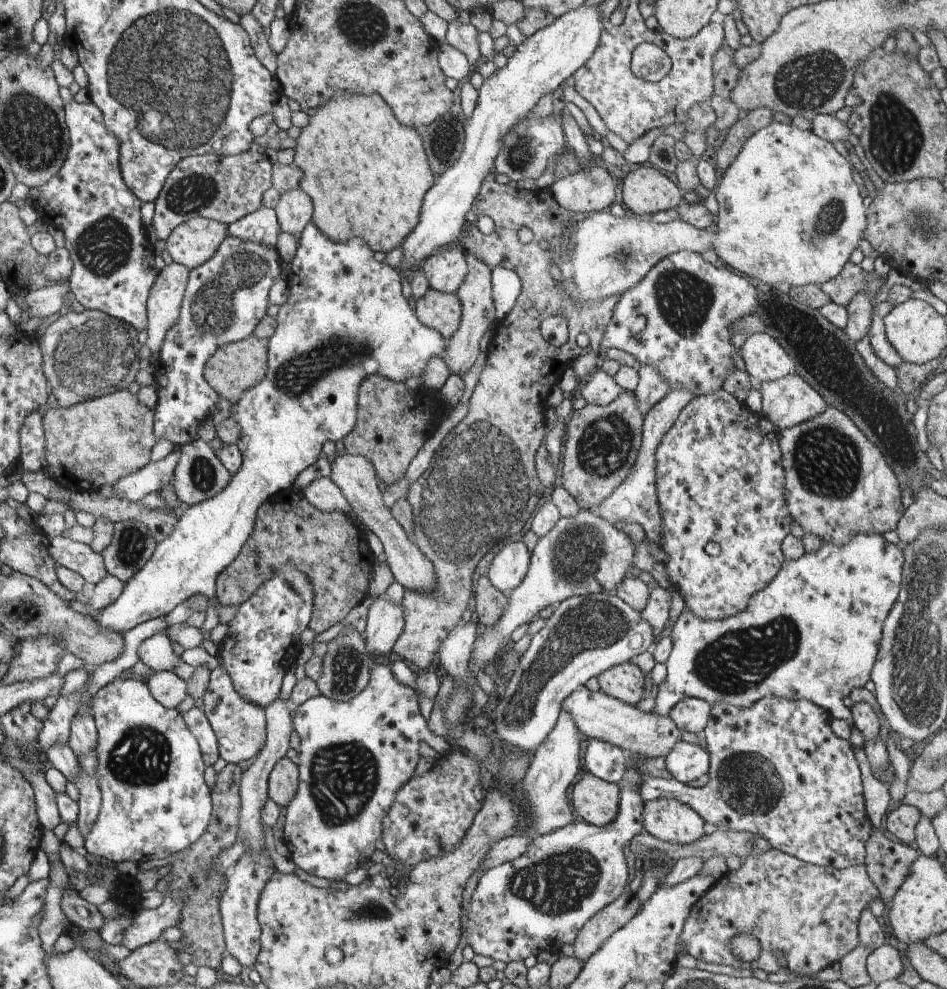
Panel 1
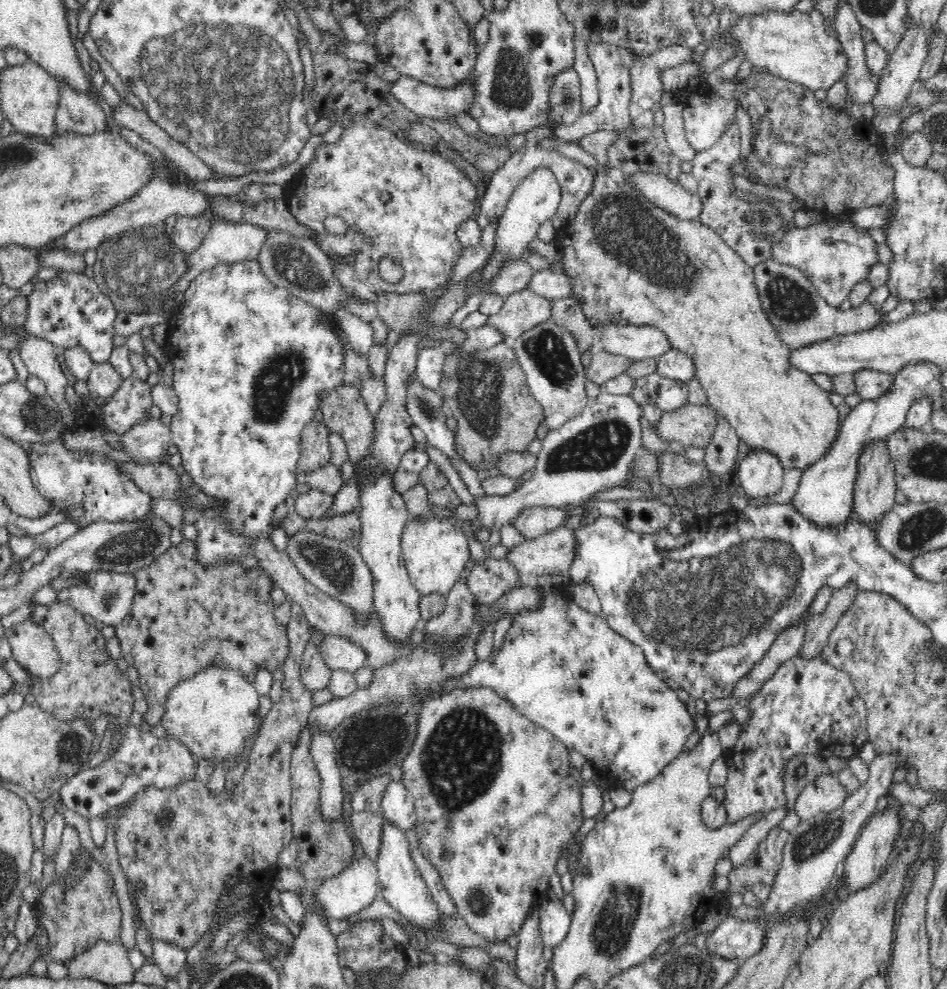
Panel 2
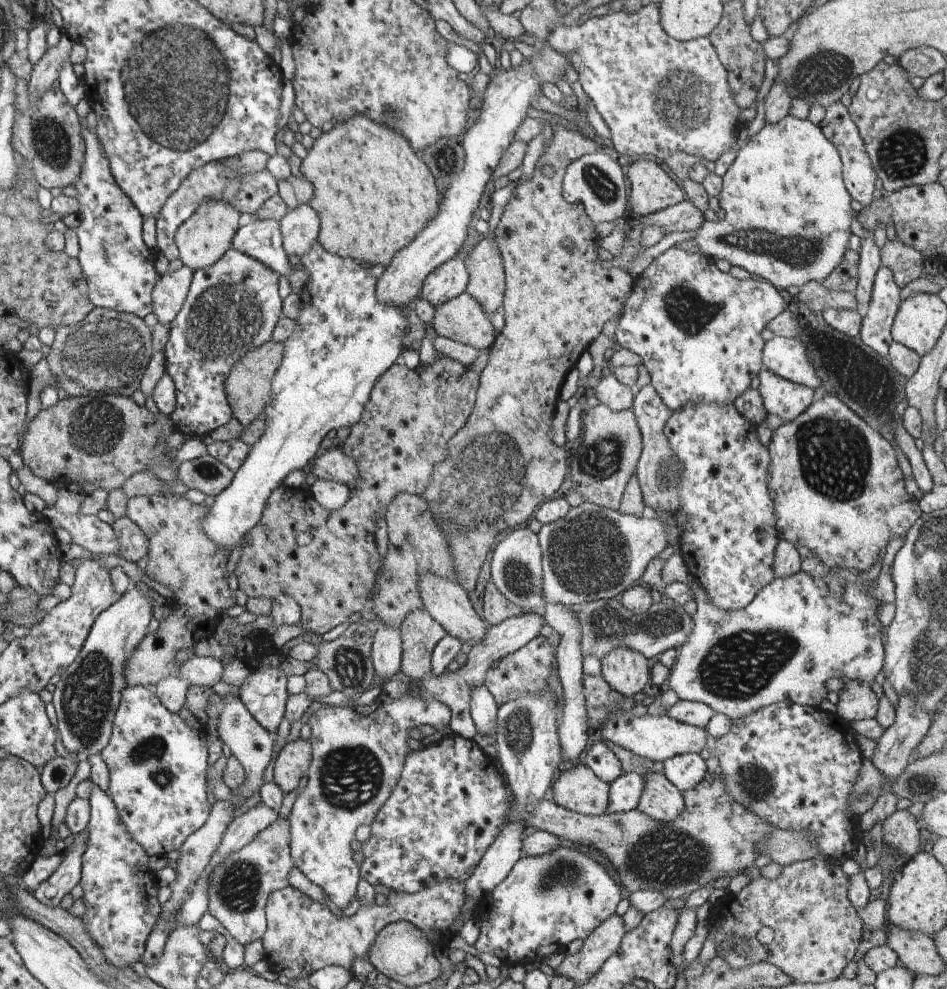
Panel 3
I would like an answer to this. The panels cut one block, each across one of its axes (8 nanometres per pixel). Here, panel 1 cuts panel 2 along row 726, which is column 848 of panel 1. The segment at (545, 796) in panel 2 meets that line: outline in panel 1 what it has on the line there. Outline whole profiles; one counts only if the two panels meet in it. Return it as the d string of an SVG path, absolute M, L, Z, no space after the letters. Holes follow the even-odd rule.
M827 406L824 412L811 419L784 429L781 447L789 513L794 521L801 524L805 533L816 535L827 543L845 545L848 536L858 533L883 535L886 531L897 529L898 521L905 513L901 498L902 486L882 451L862 434L844 412L834 406Z

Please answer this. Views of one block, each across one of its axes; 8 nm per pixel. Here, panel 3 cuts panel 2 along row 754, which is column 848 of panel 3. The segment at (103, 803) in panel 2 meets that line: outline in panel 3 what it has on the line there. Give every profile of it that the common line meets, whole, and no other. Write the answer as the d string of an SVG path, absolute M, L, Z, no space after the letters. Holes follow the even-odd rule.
M840 100L826 105L824 118L819 122L824 136L837 148L843 162L843 183L850 196L868 206L868 202L874 200L872 194L876 190L877 174L872 166L872 161L867 154L866 145L860 136L858 127L850 116L849 109L842 105Z

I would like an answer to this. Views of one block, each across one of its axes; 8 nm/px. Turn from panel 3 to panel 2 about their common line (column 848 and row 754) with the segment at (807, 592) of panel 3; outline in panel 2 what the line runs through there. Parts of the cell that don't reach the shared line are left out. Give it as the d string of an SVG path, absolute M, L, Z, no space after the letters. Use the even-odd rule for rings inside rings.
M560 585L559 587L545 588L538 586L538 589L540 589L540 595L542 595L540 608L518 612L512 619L512 626L507 630L499 651L492 651L487 658L478 661L468 674L464 674L460 678L446 679L441 684L439 694L448 694L448 692L452 692L456 688L491 688L494 692L497 692L508 700L508 702L511 702L515 706L515 709L522 716L528 717L536 727L542 727L551 732L556 737L556 740L566 745L568 750L576 750L576 752L580 753L590 752L590 750L596 752L596 744L602 744L602 752L604 752L604 758L606 758L606 770L601 769L599 771L600 779L606 781L612 787L622 787L632 793L636 787L649 783L653 778L656 778L663 771L663 768L666 768L672 760L682 753L682 748L684 748L688 736L695 731L694 719L686 710L686 704L678 699L675 691L648 667L641 646L630 642L627 638L612 630L602 615L592 614L584 610L584 608L580 608L580 605L575 603L568 592L568 586Z

